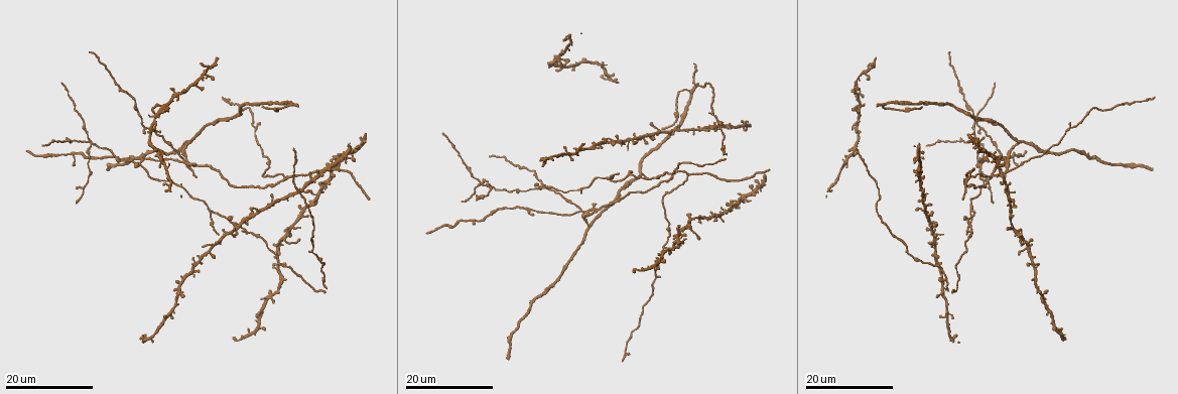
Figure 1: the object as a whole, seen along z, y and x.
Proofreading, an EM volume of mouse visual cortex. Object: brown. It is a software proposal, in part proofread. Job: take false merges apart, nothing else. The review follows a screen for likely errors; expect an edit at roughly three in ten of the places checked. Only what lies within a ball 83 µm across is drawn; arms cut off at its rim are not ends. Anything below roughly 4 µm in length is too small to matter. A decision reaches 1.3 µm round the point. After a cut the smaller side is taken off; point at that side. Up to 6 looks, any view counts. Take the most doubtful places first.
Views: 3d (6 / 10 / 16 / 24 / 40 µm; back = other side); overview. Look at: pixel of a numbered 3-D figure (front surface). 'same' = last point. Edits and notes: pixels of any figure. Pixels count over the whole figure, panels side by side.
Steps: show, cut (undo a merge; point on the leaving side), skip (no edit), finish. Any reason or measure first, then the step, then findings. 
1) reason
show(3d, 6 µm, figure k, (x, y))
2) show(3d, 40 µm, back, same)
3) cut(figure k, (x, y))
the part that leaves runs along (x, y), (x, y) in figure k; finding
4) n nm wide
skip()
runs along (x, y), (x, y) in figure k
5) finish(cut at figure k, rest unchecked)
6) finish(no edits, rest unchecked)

four or more arms meet
show(3d, 16 µm, figure 1, (92, 143))

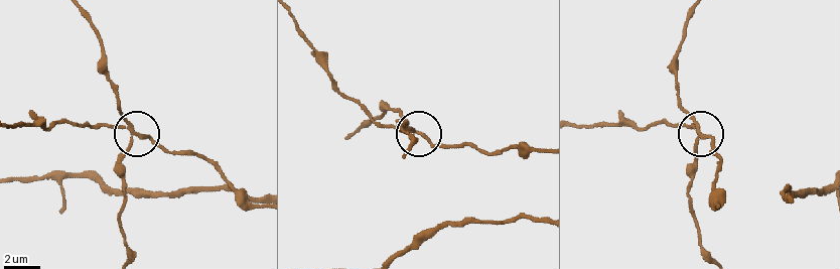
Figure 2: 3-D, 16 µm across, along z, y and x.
zoom in
show(3d, 10 µm, figure 2, (697, 135))

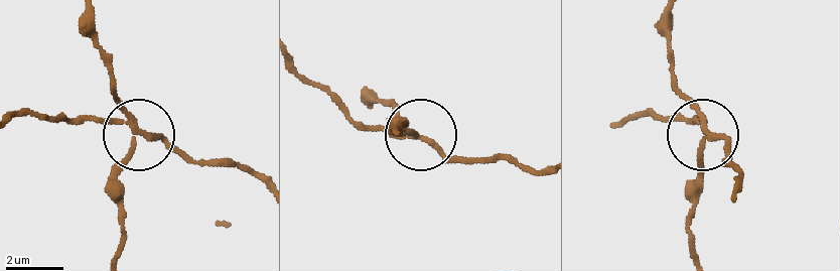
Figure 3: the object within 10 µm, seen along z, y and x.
4 arms
cut(figure 3, (115, 166))
the part that leaves runs along (135, 126), (116, 92), (92, 12) in figure 3; two cells meet here

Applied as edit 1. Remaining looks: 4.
thin arm on a thick one
show(3d, 24 µm, figure 1, (284, 239))

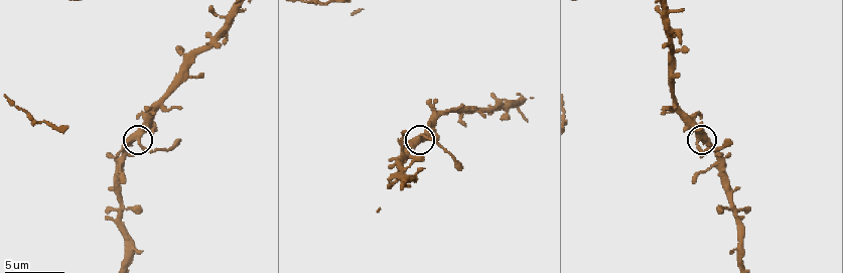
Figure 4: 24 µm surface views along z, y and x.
show(3d, 10 µm, figure 4, (417, 141))

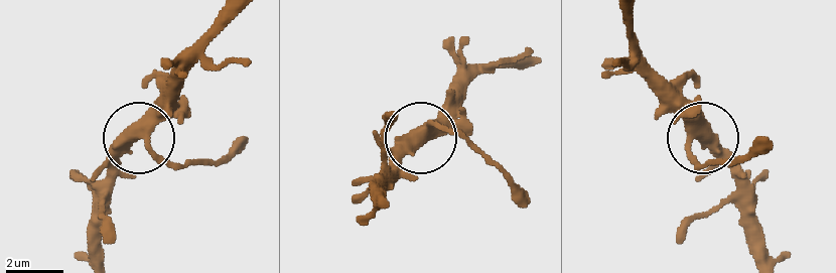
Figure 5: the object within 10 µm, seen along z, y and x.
420 nm wide
skip()
runs along (242, 13), (143, 133), (155, 150), (189, 164) in figure 5; one cell here

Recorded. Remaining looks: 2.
a fork
show(3d, 16 µm, figure 1, (211, 211))

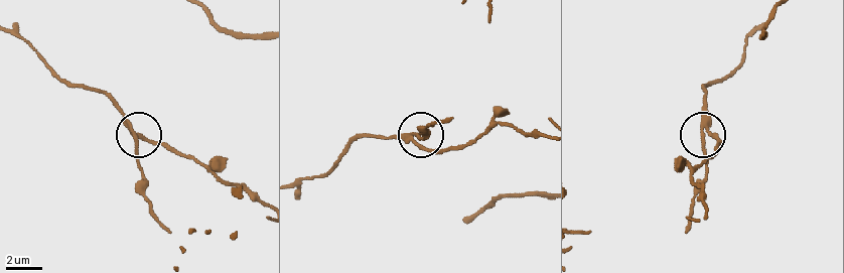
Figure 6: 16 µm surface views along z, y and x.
show(3d, 6 µm, figure 6, (417, 143))

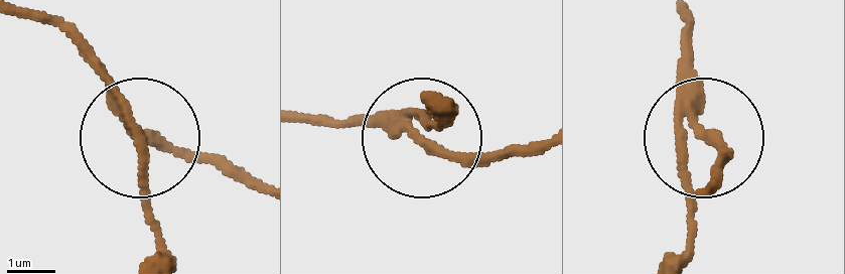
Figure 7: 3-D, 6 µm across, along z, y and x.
3 arms
cut(figure 7, (140, 161))
two cells meet here

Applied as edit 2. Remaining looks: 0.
finish(cut at figure 3, cut at figure 7, rest unchecked)

